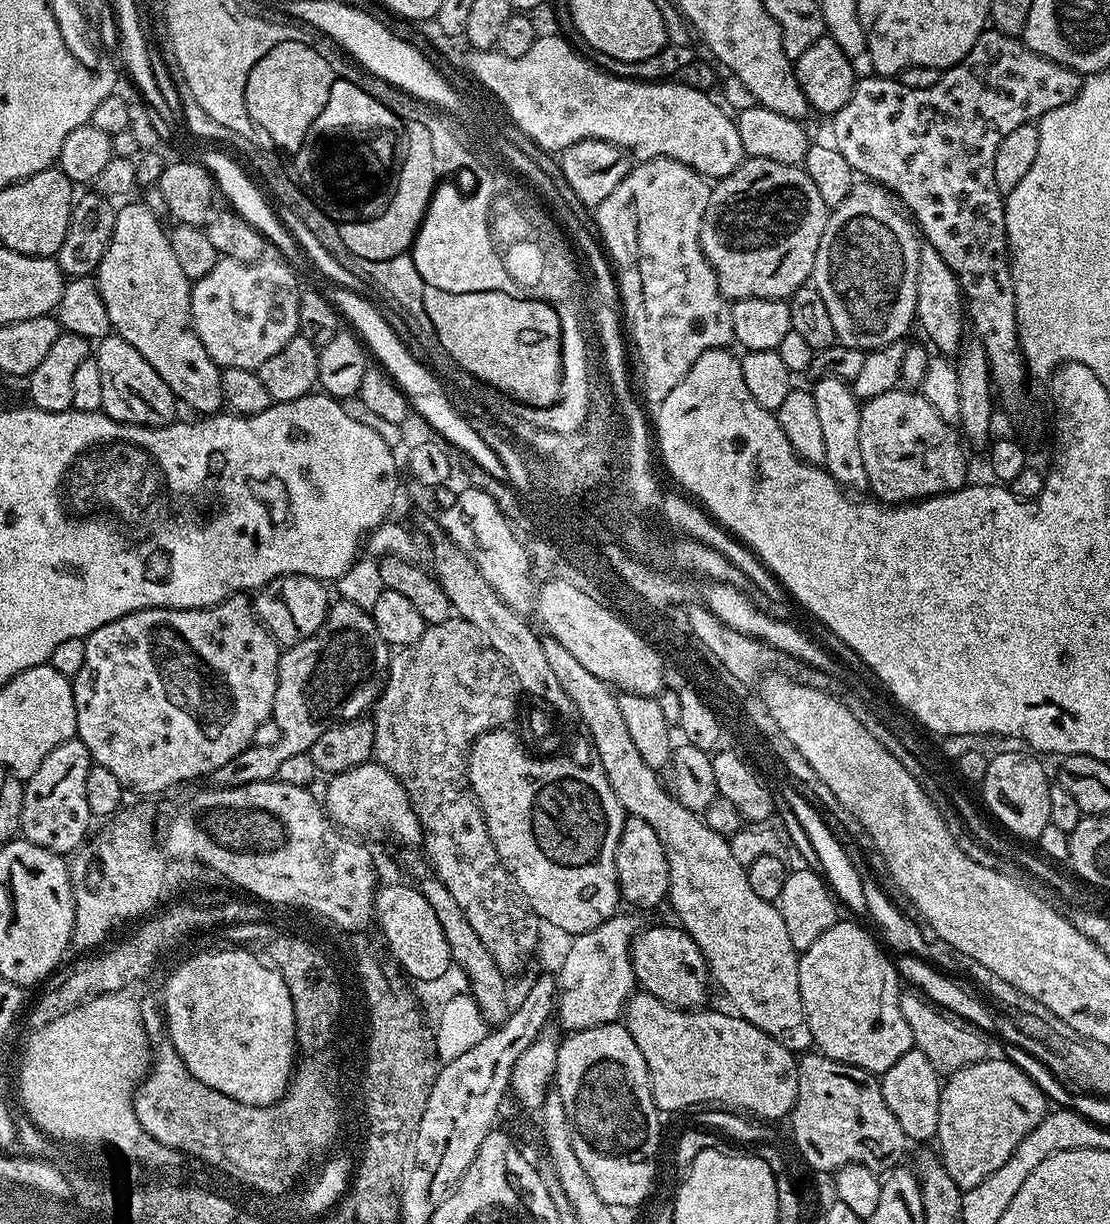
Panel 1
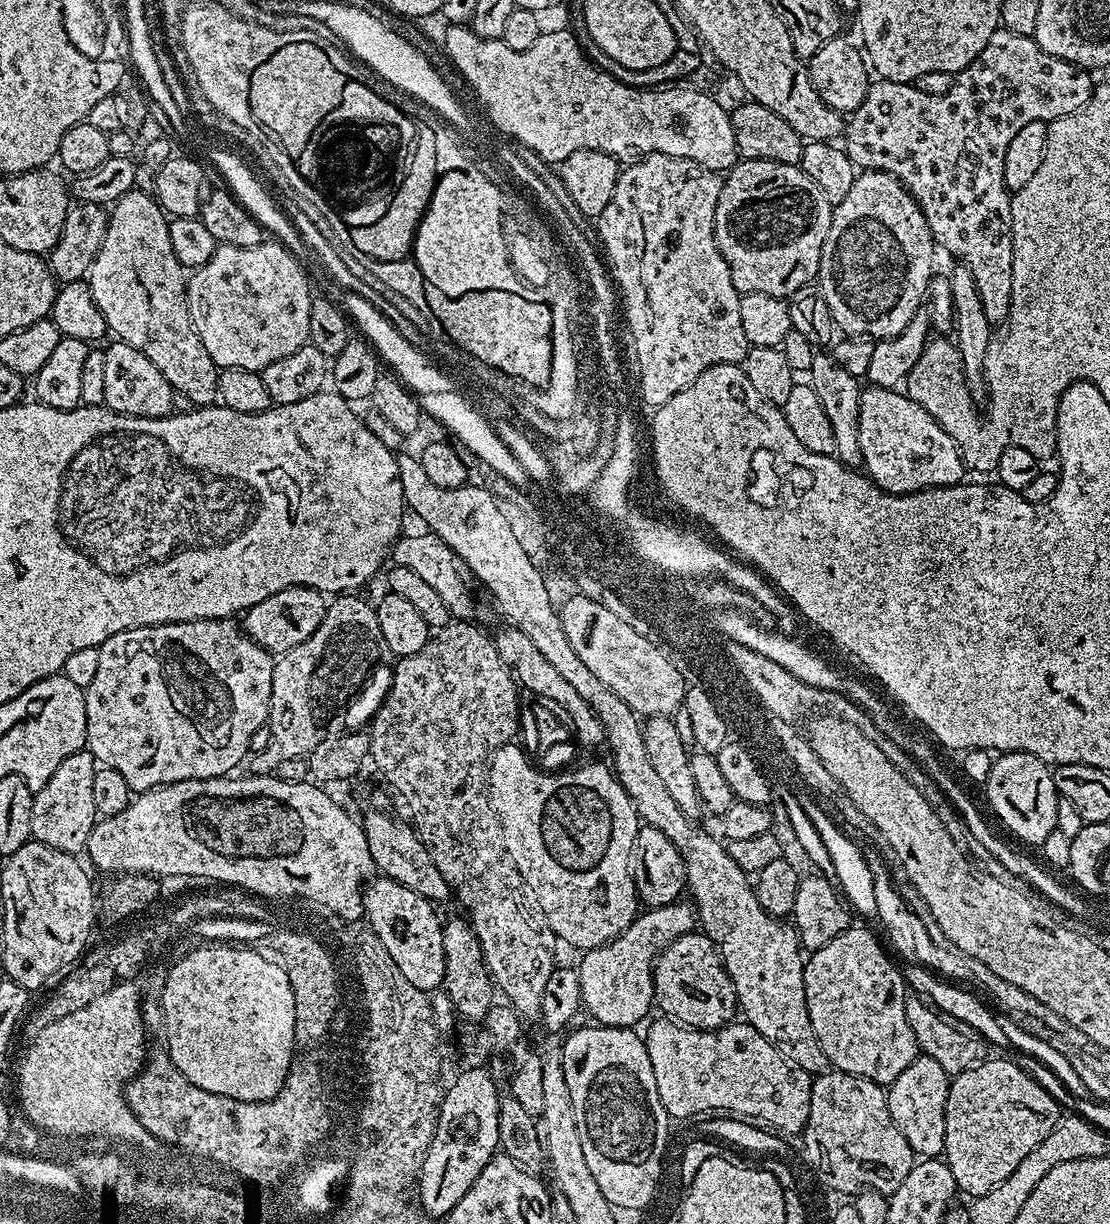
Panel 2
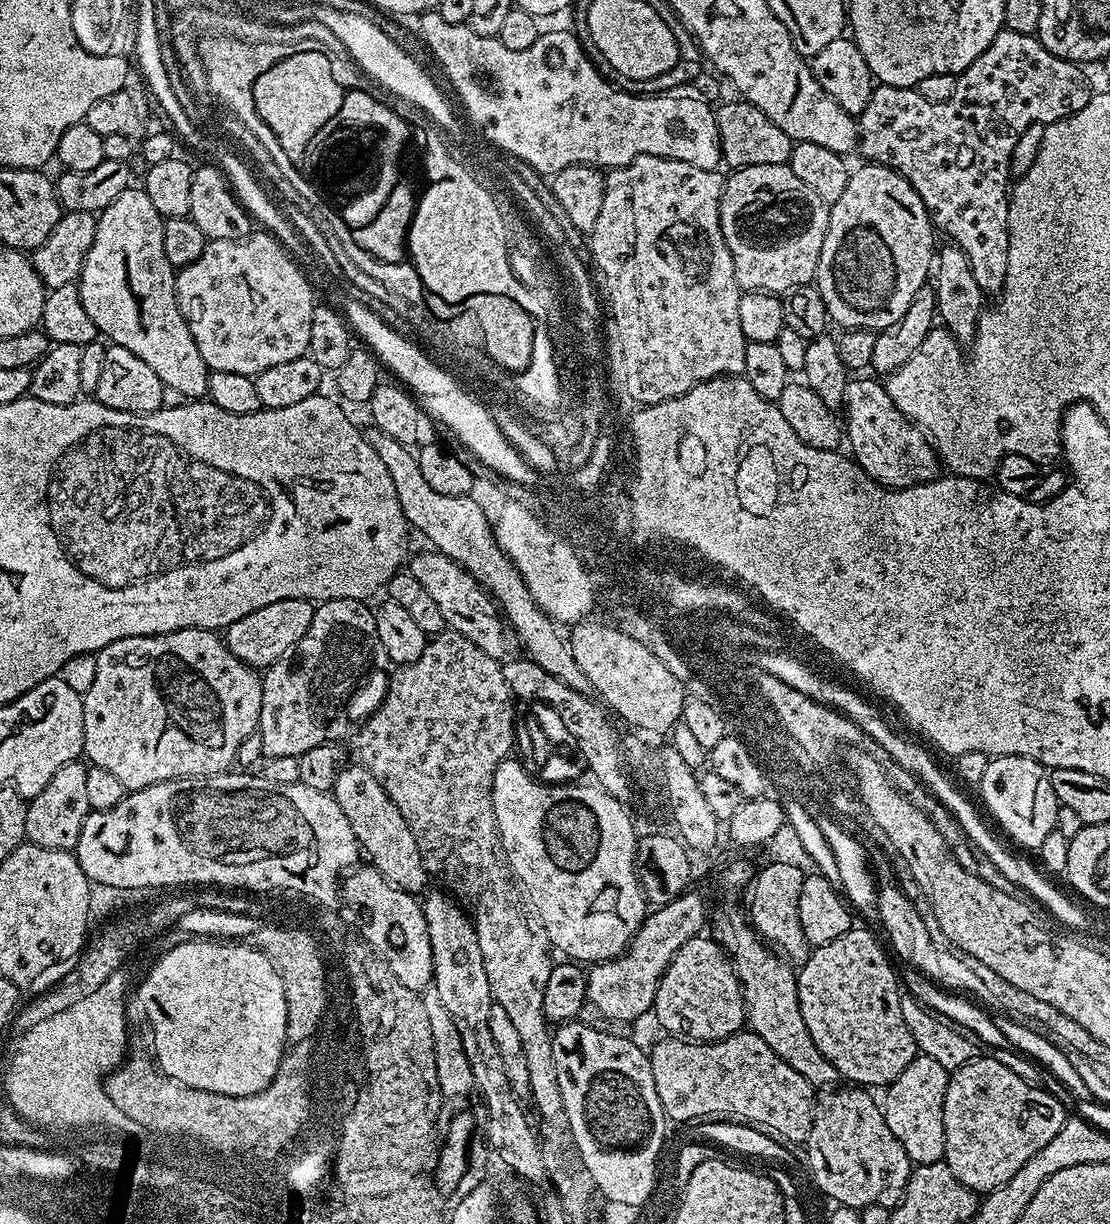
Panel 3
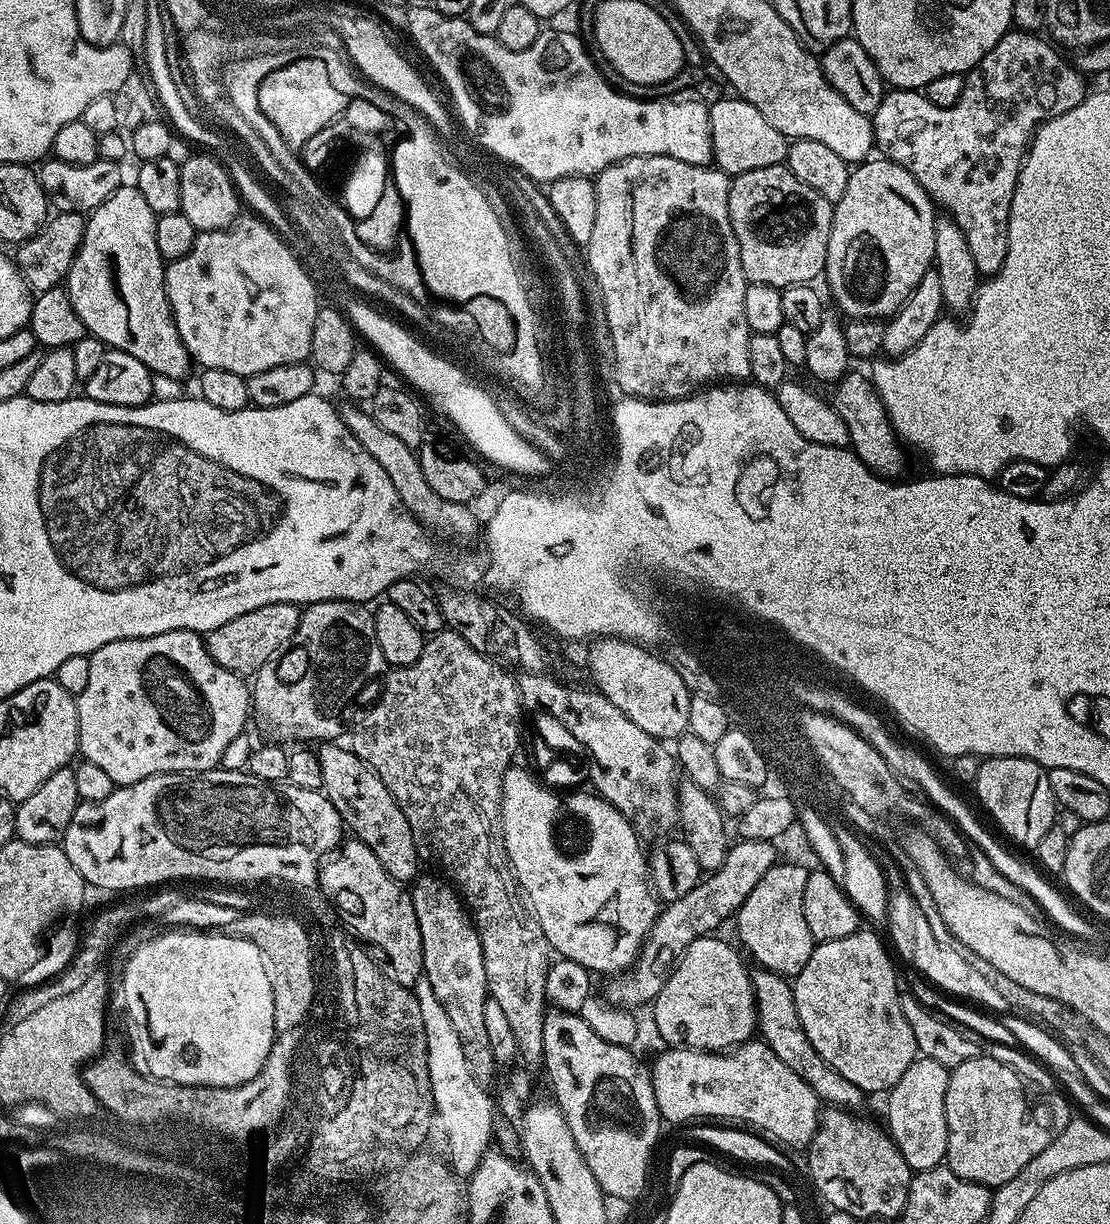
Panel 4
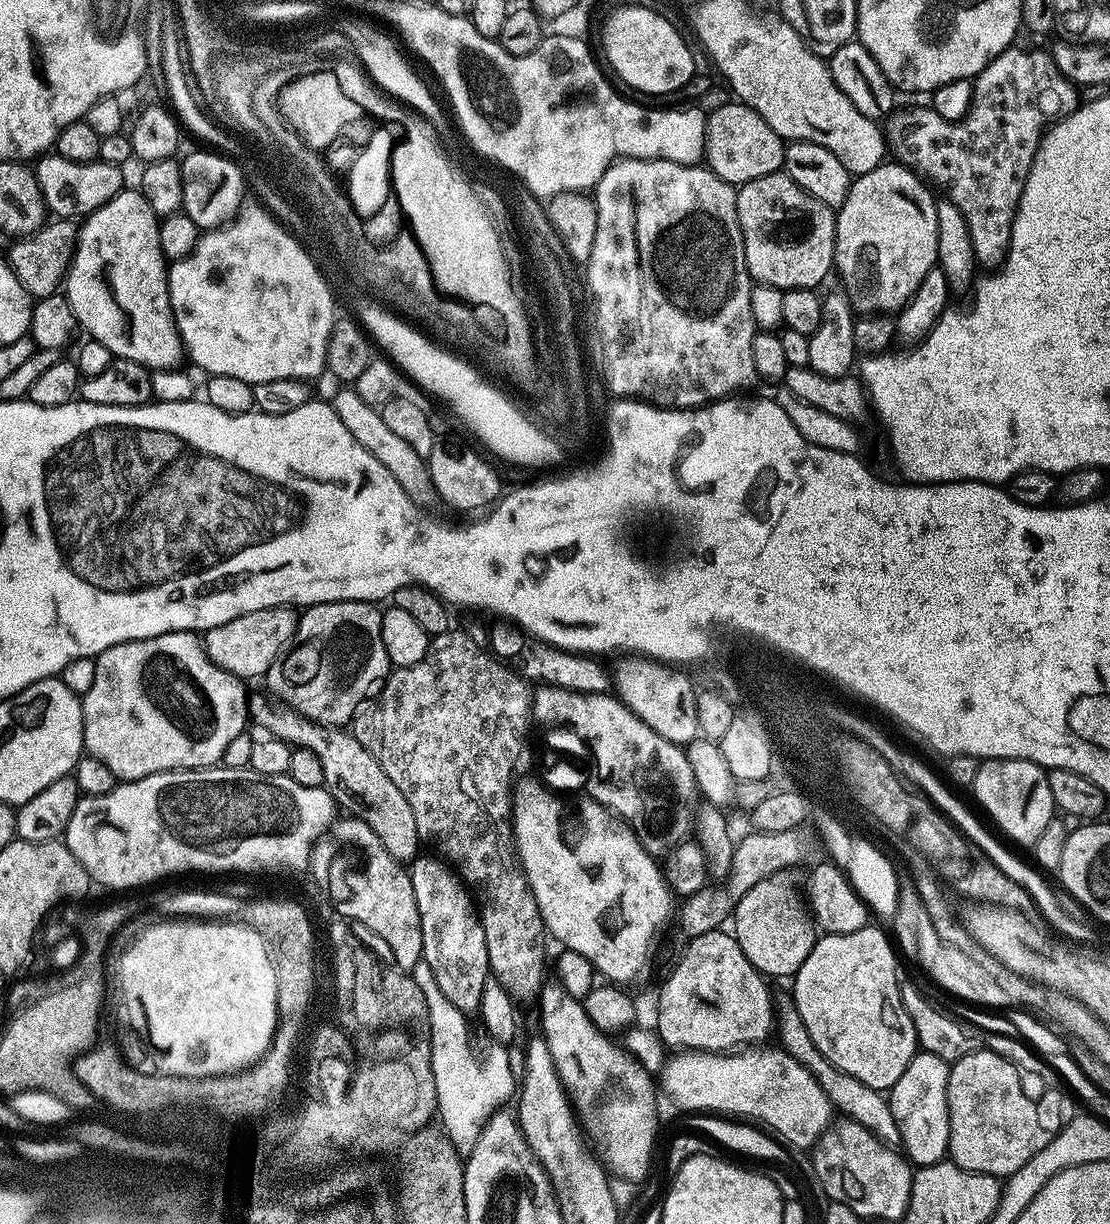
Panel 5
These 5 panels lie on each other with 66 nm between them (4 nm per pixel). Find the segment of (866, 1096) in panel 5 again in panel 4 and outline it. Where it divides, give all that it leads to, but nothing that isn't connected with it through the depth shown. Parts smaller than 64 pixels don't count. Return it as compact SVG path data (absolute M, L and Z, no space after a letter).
M756 970L751 973L752 987L756 990L756 1009L758 1011L758 1032L763 1043L768 1045L786 1066L797 1072L799 1076L814 1090L814 1094L828 1106L839 1106L844 1110L855 1109L855 1104L866 1100L865 1093L860 1091L850 1078L842 1078L818 1050L814 1050L814 1042L806 1038L806 1030L798 1018L798 1010L794 1002L792 984L783 975L767 970Z

